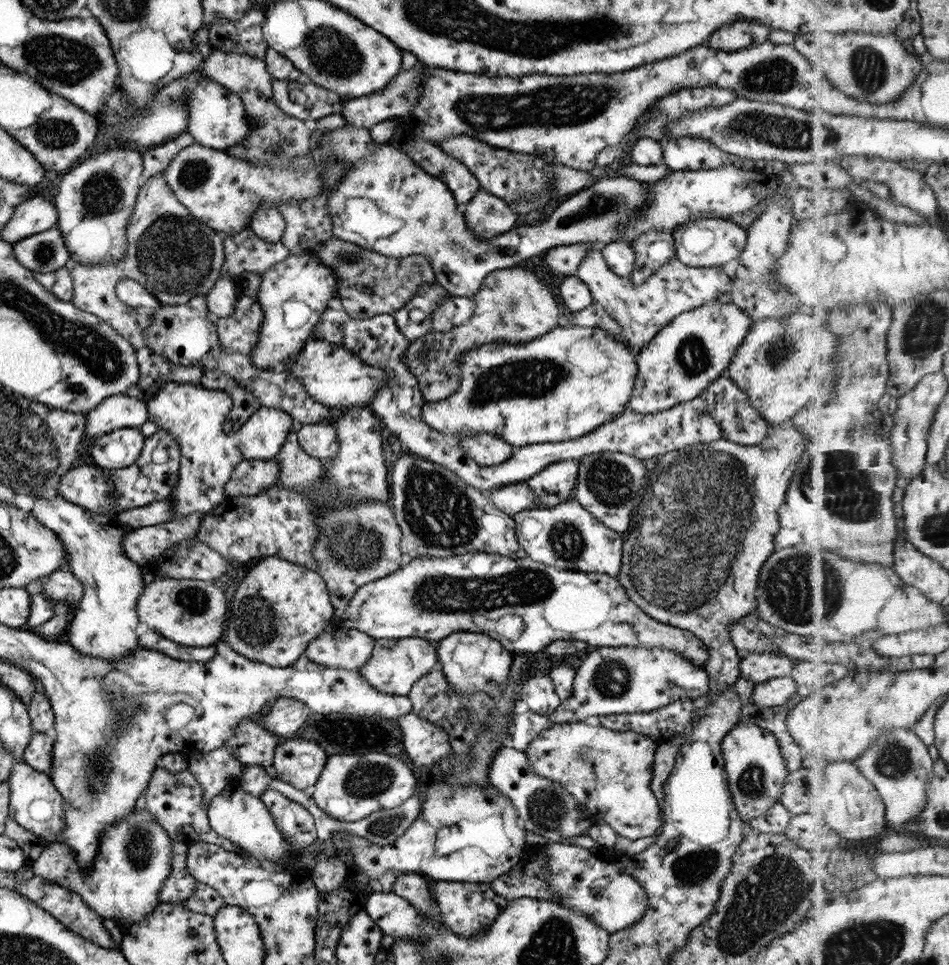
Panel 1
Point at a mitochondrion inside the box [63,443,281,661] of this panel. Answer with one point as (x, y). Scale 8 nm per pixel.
(255, 623)

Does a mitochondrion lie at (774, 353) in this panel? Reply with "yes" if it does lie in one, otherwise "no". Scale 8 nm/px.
yes

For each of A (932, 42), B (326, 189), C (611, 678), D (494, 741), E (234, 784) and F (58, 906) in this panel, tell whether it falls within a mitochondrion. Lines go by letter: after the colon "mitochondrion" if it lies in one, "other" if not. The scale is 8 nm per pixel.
A: other
B: other
C: mitochondrion
D: mitochondrion
E: other
F: other

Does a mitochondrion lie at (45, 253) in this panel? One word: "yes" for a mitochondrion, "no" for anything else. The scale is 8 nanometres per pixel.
yes

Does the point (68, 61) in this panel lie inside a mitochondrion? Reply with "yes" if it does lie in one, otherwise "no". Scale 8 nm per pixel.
yes

